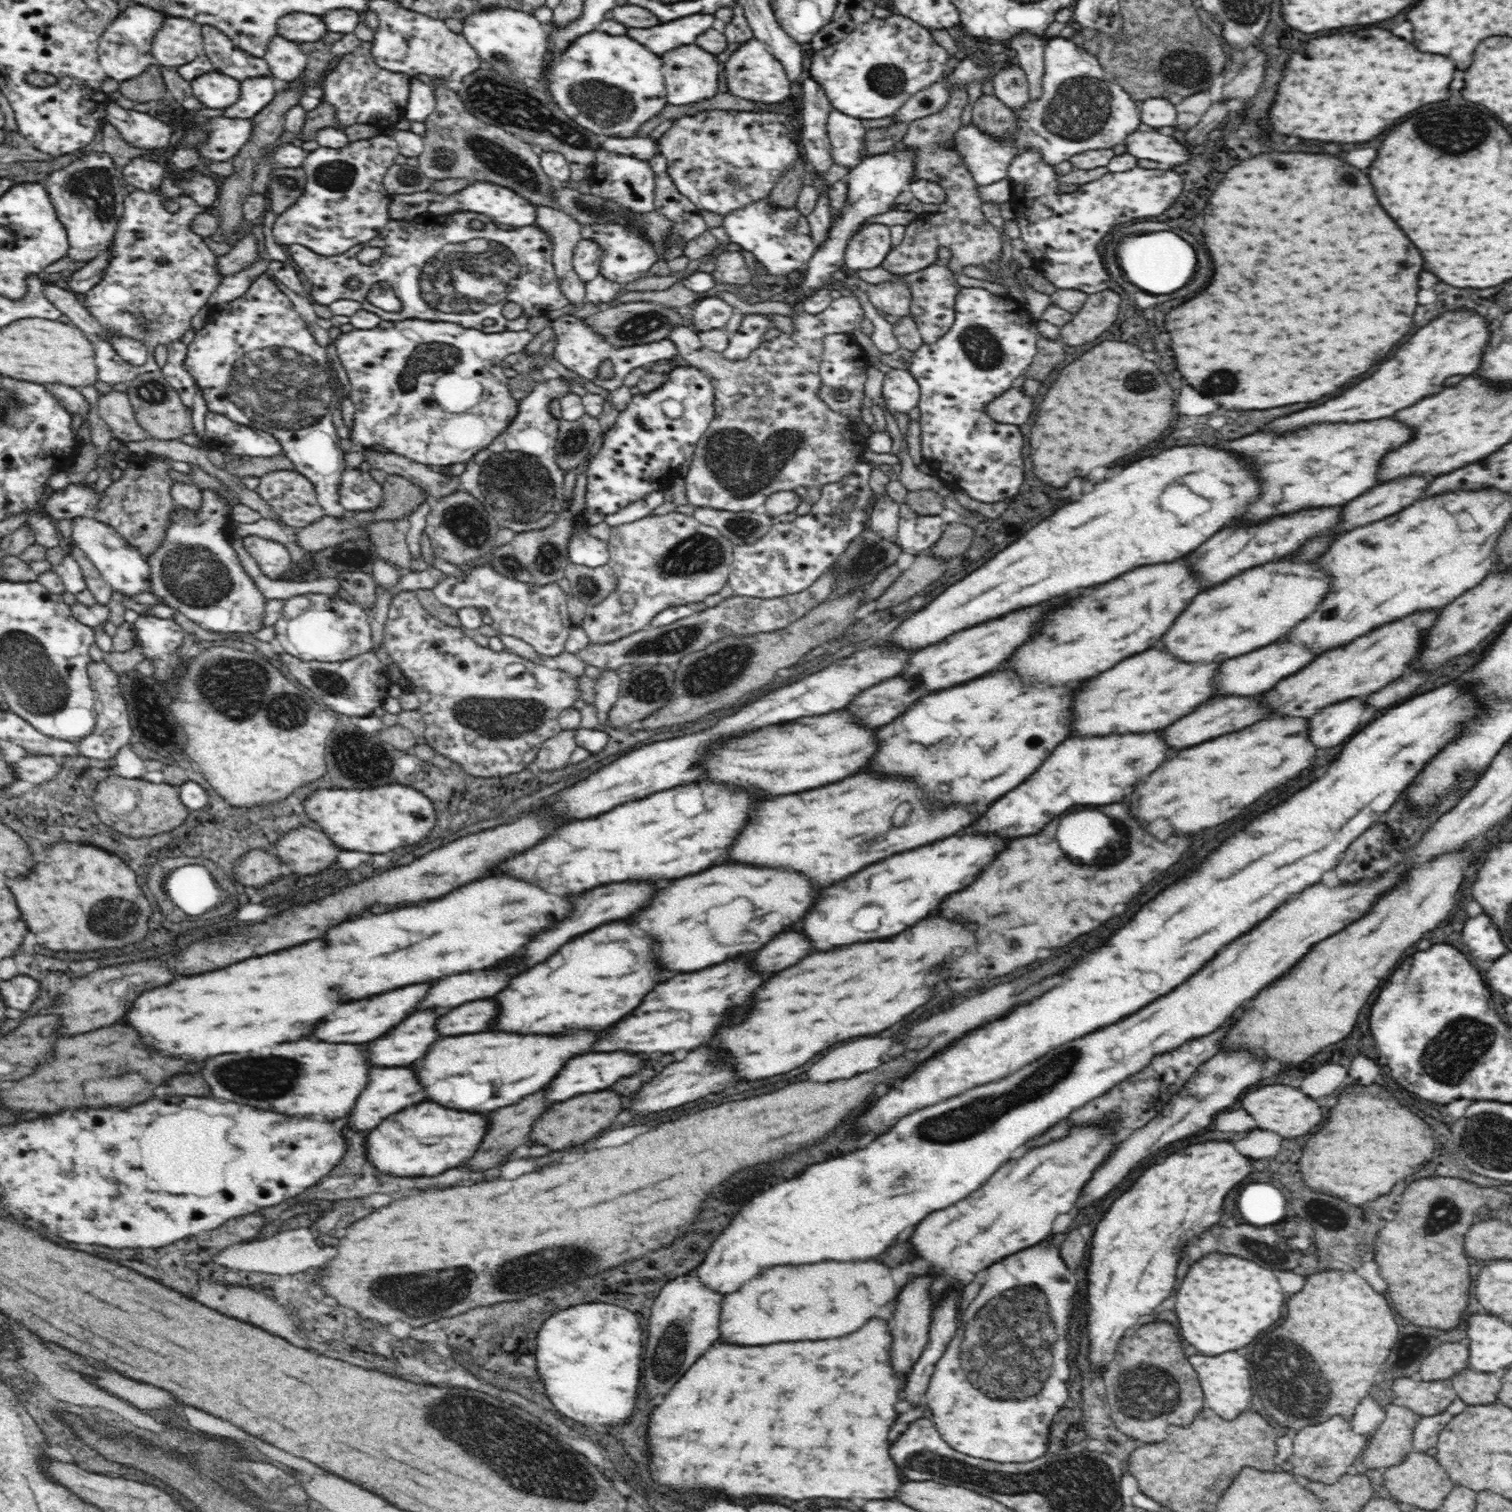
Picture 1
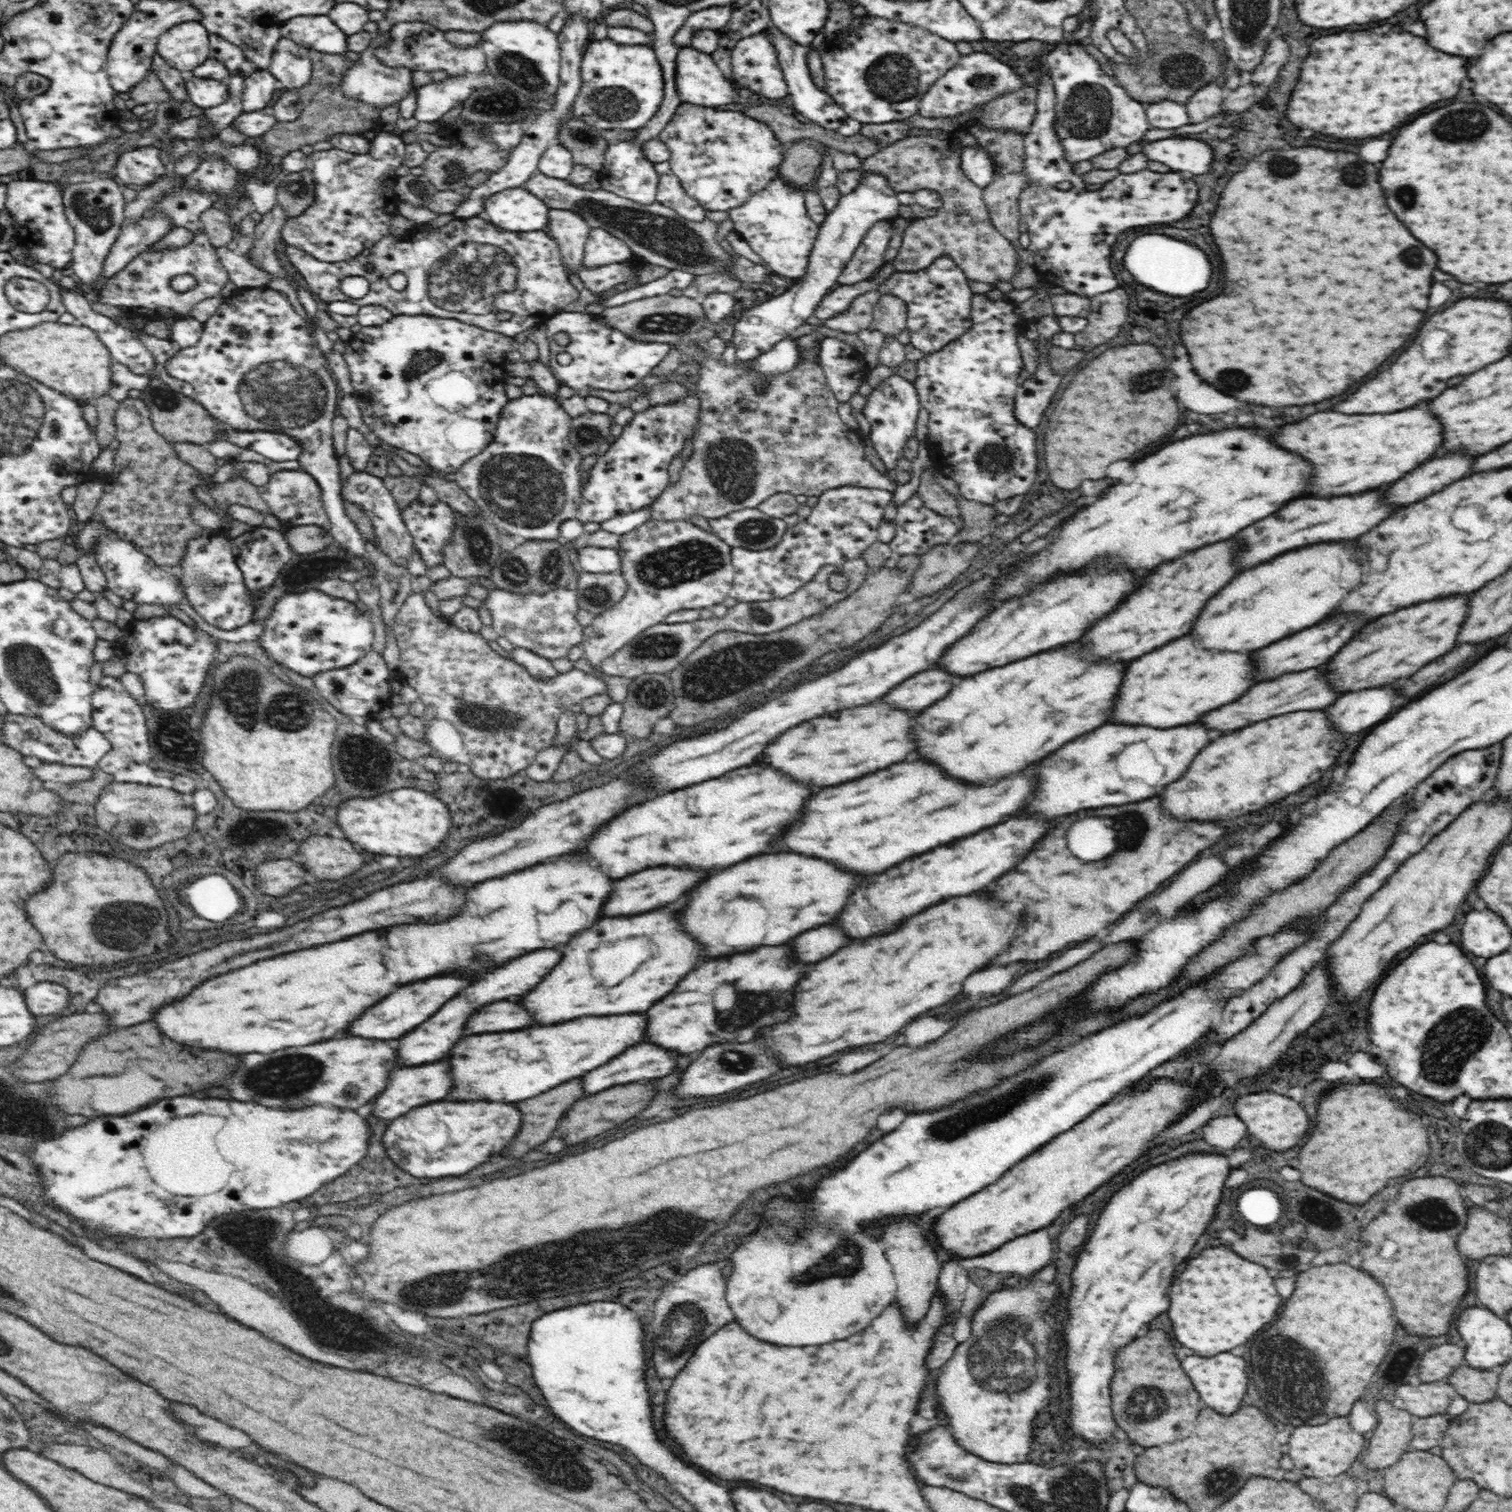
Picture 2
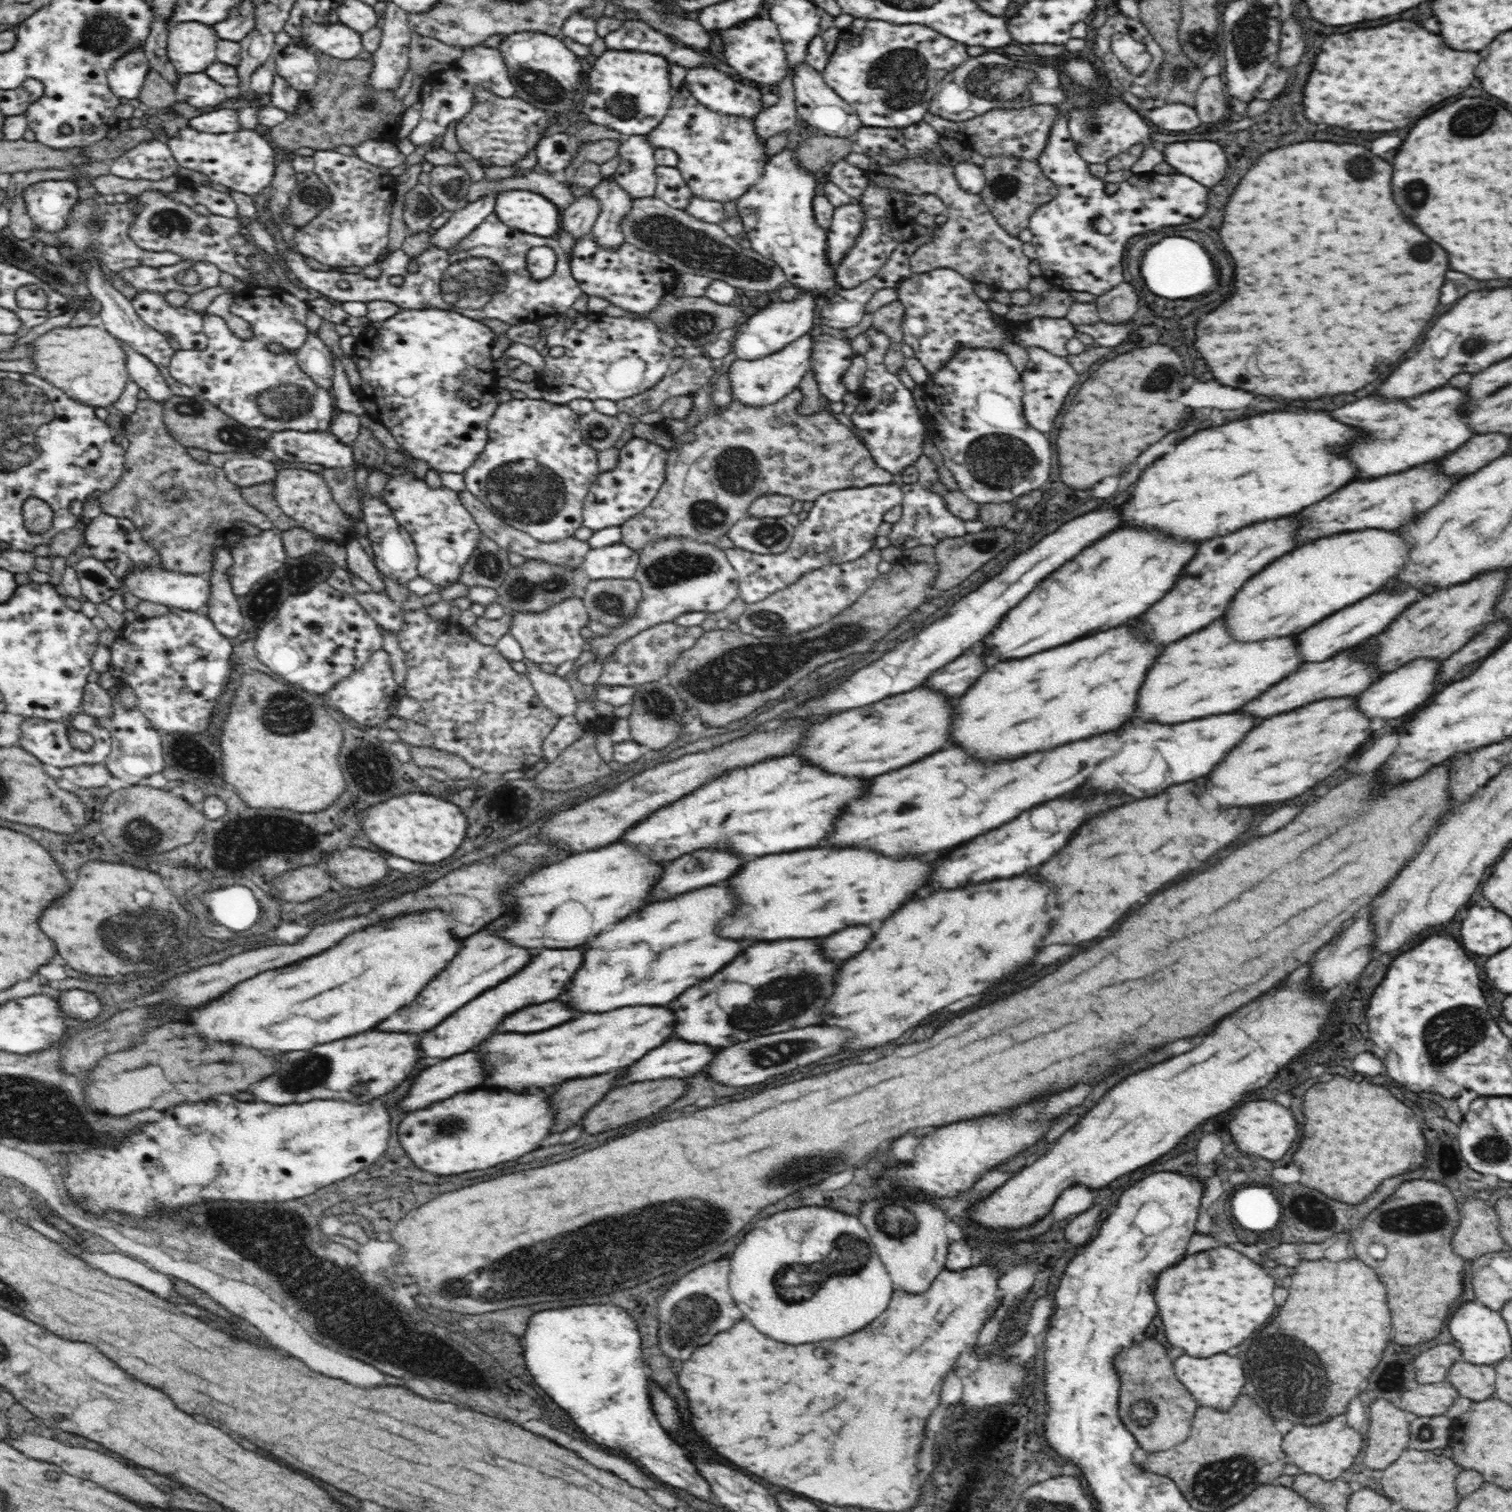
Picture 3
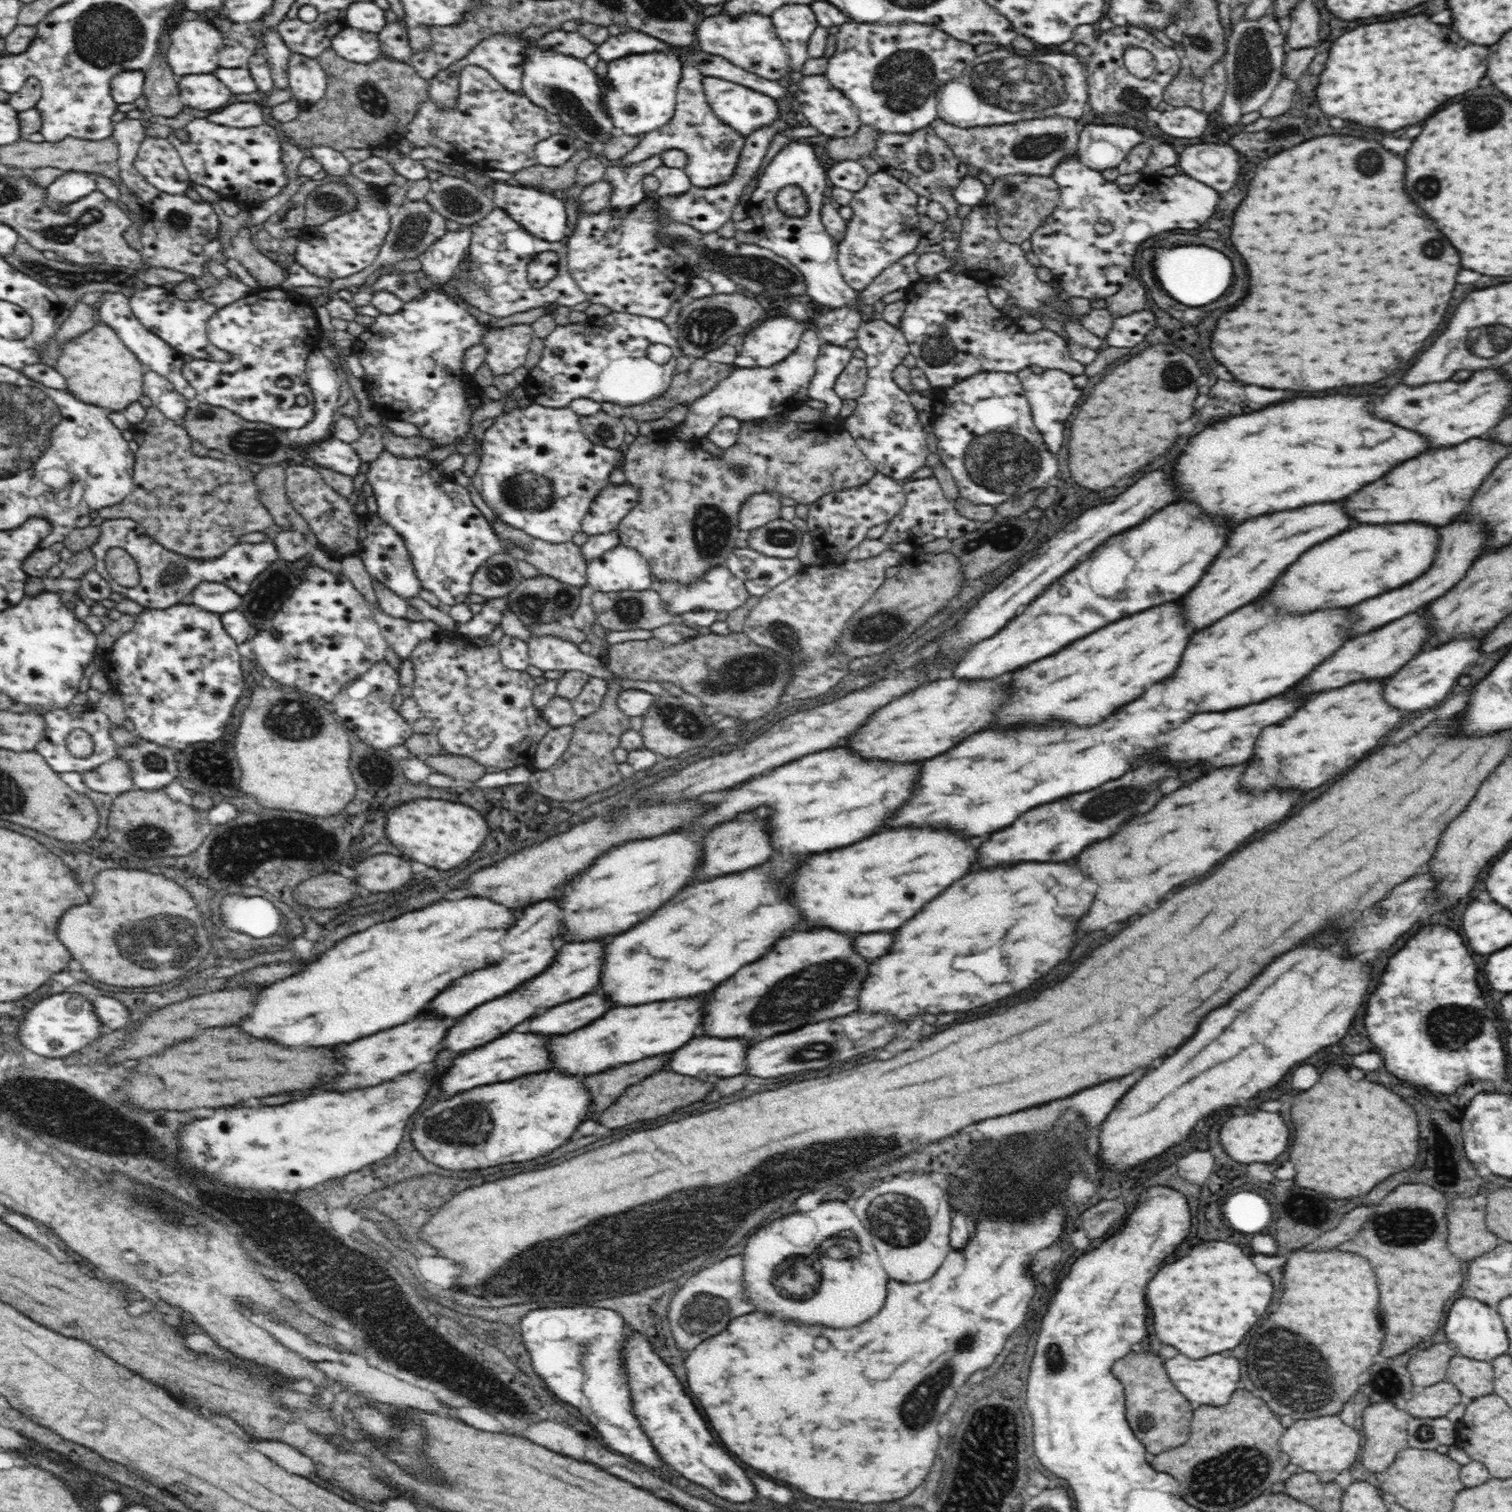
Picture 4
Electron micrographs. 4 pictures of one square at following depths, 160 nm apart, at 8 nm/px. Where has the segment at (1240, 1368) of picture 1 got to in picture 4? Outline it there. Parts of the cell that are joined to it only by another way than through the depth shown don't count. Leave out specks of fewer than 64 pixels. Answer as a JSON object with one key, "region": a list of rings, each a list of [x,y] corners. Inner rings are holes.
{"region":[[[1178,1354],[1170,1360],[1166,1360],[1166,1370],[1174,1386],[1196,1404],[1226,1404],[1230,1400],[1232,1392],[1236,1390],[1236,1384],[1240,1380],[1240,1364],[1236,1358],[1224,1358],[1224,1356],[1206,1356],[1202,1360],[1186,1360],[1186,1356]]]}

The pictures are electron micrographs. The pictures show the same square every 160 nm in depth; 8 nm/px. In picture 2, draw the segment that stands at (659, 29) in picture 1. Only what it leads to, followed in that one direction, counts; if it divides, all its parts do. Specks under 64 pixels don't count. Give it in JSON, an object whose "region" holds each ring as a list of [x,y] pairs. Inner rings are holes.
{"region":[[[720,5],[696,12],[694,16],[688,16],[686,24],[678,32],[678,46],[690,46],[690,32],[715,31],[724,27],[729,23],[733,11],[733,5]]]}

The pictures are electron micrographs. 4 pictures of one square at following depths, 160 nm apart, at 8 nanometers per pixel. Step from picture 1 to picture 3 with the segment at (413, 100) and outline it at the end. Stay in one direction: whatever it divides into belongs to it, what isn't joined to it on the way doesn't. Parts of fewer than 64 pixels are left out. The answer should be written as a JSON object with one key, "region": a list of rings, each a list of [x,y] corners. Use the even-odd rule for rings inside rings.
{"region":[[[482,44],[468,48],[466,52],[446,71],[430,73],[424,80],[421,89],[421,120],[416,129],[409,134],[410,141],[415,145],[428,144],[438,136],[446,133],[448,124],[461,120],[470,114],[475,103],[475,92],[485,88],[502,98],[515,97],[514,86],[506,74],[504,59],[500,57],[498,49],[488,48]]]}

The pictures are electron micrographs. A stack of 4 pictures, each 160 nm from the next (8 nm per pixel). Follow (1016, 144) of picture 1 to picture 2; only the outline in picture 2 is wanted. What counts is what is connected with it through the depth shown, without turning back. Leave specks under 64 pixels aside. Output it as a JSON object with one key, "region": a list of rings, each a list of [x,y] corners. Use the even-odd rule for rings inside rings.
{"region":[[[1078,42],[1056,44],[1054,50],[1048,52],[1044,66],[1049,70],[1049,76],[1054,86],[1057,100],[1054,131],[1061,138],[1066,160],[1070,160],[1070,162],[1089,160],[1112,149],[1126,149],[1126,146],[1131,145],[1132,142],[1138,142],[1144,138],[1145,132],[1150,128],[1145,115],[1145,104],[1137,102],[1128,90],[1116,80],[1116,77],[1106,76],[1100,63]],[[964,147],[961,155],[962,170],[968,178],[979,186],[980,188],[986,188],[995,177],[995,167],[993,159],[987,154],[984,148],[976,147]]]}

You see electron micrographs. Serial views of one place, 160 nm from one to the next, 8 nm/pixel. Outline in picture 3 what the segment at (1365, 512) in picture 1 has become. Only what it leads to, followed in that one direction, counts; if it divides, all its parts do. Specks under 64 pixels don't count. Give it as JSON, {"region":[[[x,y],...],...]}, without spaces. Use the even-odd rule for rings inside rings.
{"region":[[[1484,434],[1472,436],[1470,444],[1462,444],[1456,452],[1446,458],[1446,474],[1454,476],[1454,472],[1476,472],[1502,456],[1510,446],[1510,436],[1504,434]]]}

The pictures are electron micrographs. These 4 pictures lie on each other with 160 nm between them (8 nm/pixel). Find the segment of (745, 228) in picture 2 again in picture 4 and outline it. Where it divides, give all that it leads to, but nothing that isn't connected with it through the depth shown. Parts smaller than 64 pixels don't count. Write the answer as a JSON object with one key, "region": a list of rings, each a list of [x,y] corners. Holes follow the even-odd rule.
{"region":[[[790,142],[765,168],[744,208],[748,218],[752,218],[756,225],[752,231],[753,243],[771,250],[789,260],[794,267],[798,267],[804,277],[806,294],[809,294],[817,304],[824,304],[829,309],[842,308],[848,304],[857,304],[858,291],[850,287],[840,273],[837,241],[830,236],[821,222],[824,190],[826,190],[826,172],[824,168],[820,168],[818,156],[812,150],[812,146]],[[792,185],[800,187],[806,197],[808,213],[805,216],[790,217],[780,211],[776,195],[785,186]]]}

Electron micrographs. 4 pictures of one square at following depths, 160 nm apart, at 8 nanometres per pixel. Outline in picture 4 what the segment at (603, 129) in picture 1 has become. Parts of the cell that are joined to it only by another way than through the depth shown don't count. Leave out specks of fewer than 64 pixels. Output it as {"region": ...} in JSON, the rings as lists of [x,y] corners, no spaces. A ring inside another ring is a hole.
{"region":[[[632,54],[620,60],[608,62],[606,78],[603,84],[603,108],[607,116],[611,118],[613,126],[622,129],[625,135],[638,136],[651,131],[658,131],[661,127],[669,124],[675,114],[677,102],[677,89],[680,82],[680,70],[682,64],[676,54]]]}

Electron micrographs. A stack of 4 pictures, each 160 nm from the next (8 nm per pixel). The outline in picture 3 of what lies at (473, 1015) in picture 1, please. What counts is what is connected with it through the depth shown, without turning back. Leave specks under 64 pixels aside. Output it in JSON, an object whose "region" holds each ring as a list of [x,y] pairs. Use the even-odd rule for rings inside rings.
{"region":[[[550,1002],[538,1004],[538,1008],[526,1008],[526,1012],[518,1012],[514,1020],[506,1020],[506,1032],[522,1034],[498,1034],[494,1040],[478,1046],[490,1052],[490,1060],[498,1060],[498,1068],[494,1068],[494,1088],[522,1088],[522,1084],[562,1084],[572,1078],[596,1076],[614,1068],[630,1066],[646,1052],[666,1042],[672,1036],[676,1022],[668,1008],[652,1006],[618,1008],[614,1012],[578,1016],[578,1010],[570,1010],[560,1002]],[[568,1020],[570,1024],[564,1024]],[[558,1024],[562,1024],[562,1028],[554,1028]],[[548,1028],[552,1030],[540,1032]],[[502,1056],[506,1056],[506,1060],[502,1060]]]}

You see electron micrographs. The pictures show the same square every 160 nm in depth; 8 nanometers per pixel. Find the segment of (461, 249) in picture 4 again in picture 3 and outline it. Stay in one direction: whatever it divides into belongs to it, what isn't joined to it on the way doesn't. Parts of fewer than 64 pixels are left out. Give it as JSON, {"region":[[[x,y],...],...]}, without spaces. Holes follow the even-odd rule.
{"region":[[[492,190],[474,202],[454,210],[448,222],[436,229],[431,244],[439,248],[451,248],[466,235],[470,235],[490,214],[495,212],[495,200],[500,190]]]}

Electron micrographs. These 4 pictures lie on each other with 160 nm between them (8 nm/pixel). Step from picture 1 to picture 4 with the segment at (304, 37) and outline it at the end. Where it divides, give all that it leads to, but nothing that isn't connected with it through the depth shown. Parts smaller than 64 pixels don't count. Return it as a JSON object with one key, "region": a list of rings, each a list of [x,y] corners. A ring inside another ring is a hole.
{"region":[[[350,26],[342,28],[330,40],[330,48],[347,61],[362,65],[374,63],[383,53],[376,33],[364,32]]]}

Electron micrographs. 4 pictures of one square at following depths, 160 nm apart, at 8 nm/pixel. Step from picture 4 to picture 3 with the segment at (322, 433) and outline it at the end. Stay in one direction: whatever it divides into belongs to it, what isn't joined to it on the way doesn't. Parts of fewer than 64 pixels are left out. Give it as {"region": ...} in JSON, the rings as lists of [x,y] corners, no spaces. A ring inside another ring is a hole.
{"region":[[[312,308],[306,312],[306,327],[309,328],[308,340],[298,349],[296,356],[302,371],[322,388],[331,390],[333,370],[332,352],[317,335],[323,319]]]}

